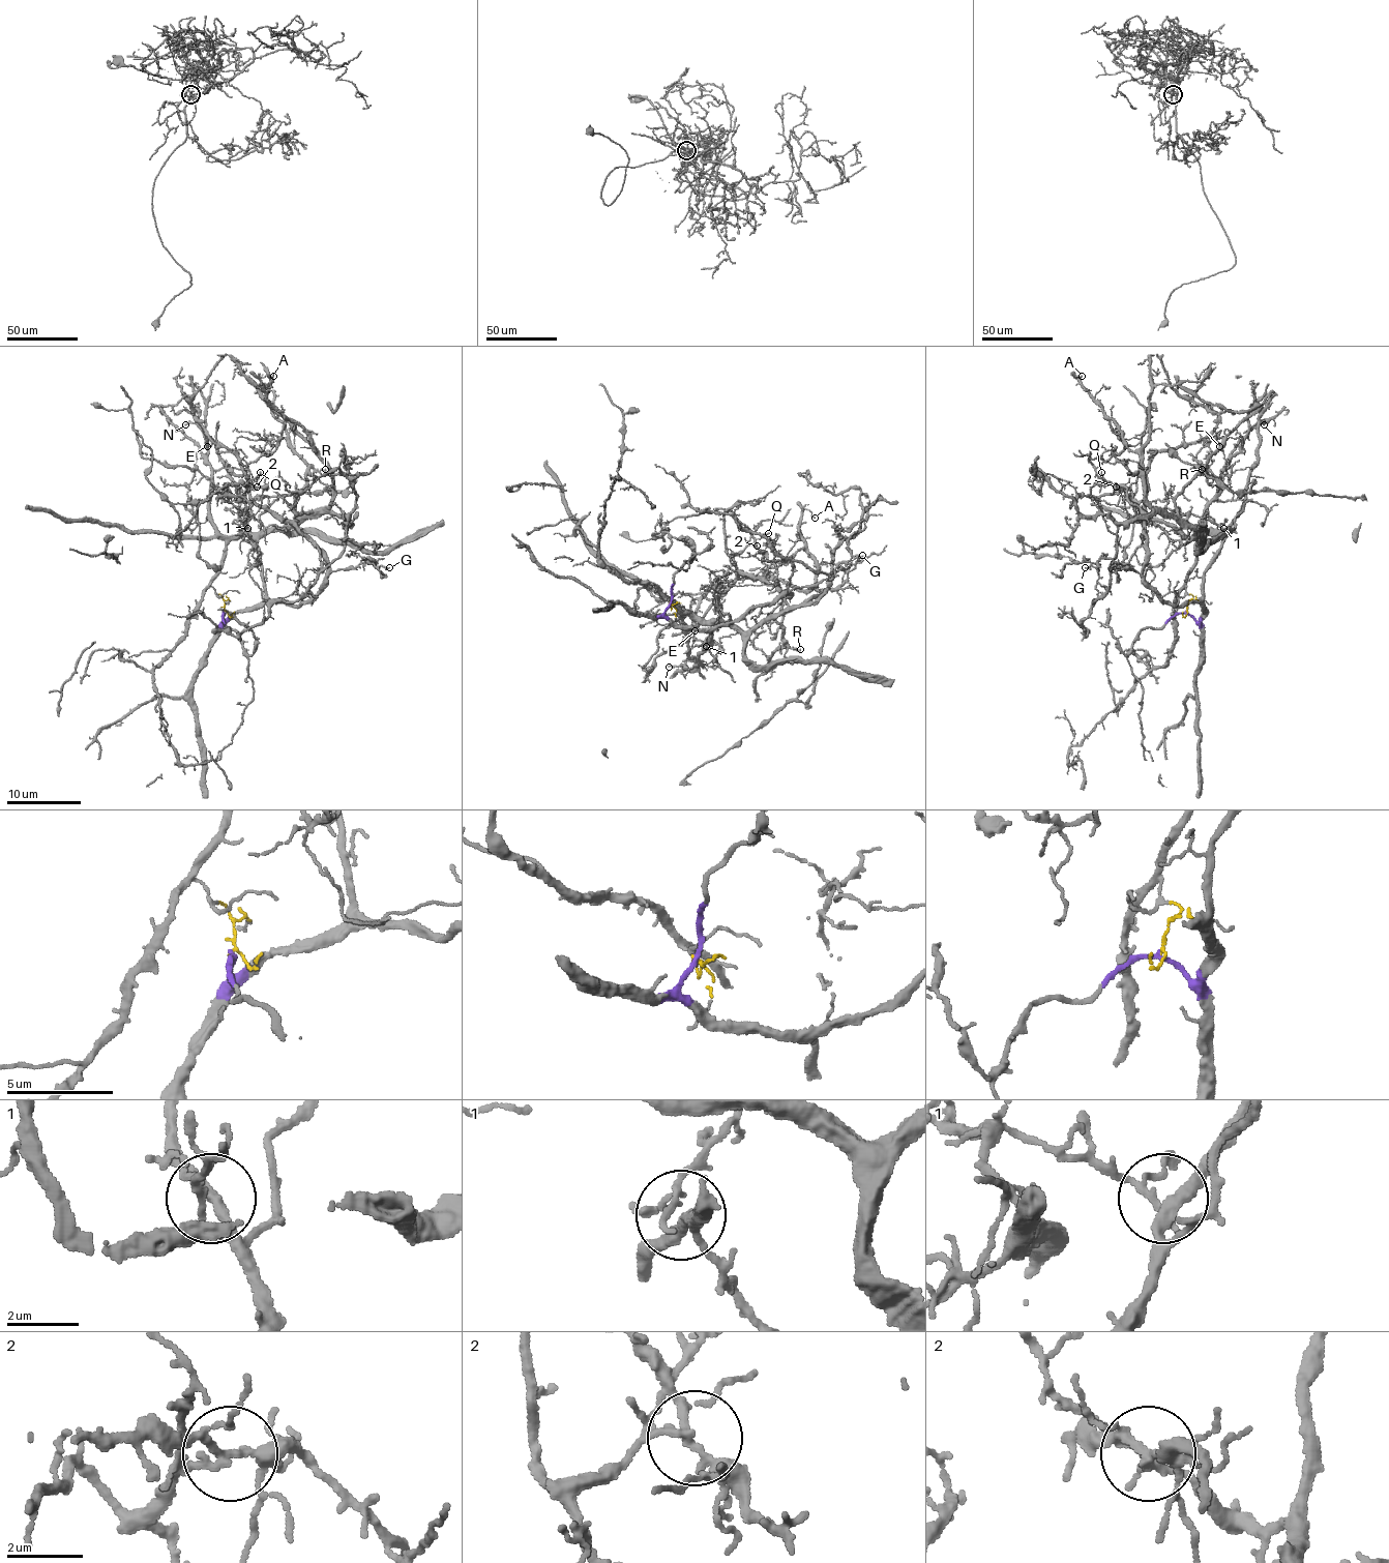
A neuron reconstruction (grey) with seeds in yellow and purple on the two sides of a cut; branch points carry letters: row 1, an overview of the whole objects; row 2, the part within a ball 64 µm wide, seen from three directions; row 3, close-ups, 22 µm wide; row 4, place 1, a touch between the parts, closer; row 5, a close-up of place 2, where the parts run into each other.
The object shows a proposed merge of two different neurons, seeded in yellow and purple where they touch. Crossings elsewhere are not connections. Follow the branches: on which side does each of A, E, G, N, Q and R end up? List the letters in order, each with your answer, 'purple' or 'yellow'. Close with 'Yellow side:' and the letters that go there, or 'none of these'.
A: yellow
E: yellow
G: purple
N: purple
Q: yellow
R: yellow
Yellow side: A, E, Q, R

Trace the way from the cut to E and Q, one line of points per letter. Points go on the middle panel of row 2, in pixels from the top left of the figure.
E: (670, 601), (671, 609), (668, 599), (690, 613), (684, 613), (682, 620), (691, 631), (688, 650), (695, 629)
Q: (670, 601), (744, 631), (773, 618), (787, 607), (776, 568), (756, 543), (768, 532)

